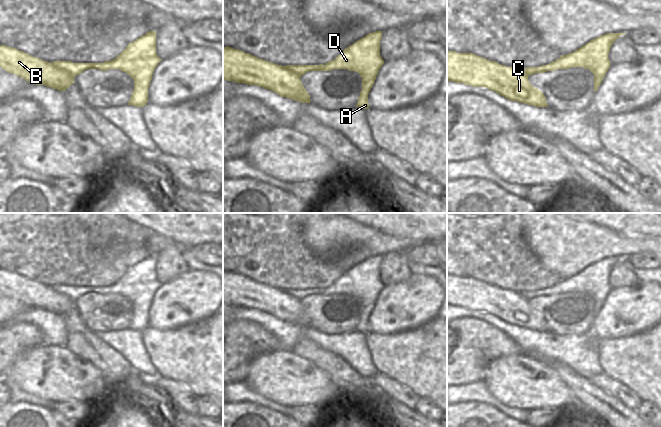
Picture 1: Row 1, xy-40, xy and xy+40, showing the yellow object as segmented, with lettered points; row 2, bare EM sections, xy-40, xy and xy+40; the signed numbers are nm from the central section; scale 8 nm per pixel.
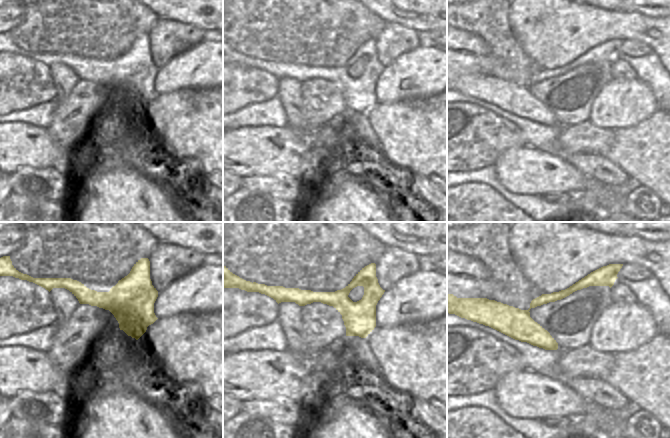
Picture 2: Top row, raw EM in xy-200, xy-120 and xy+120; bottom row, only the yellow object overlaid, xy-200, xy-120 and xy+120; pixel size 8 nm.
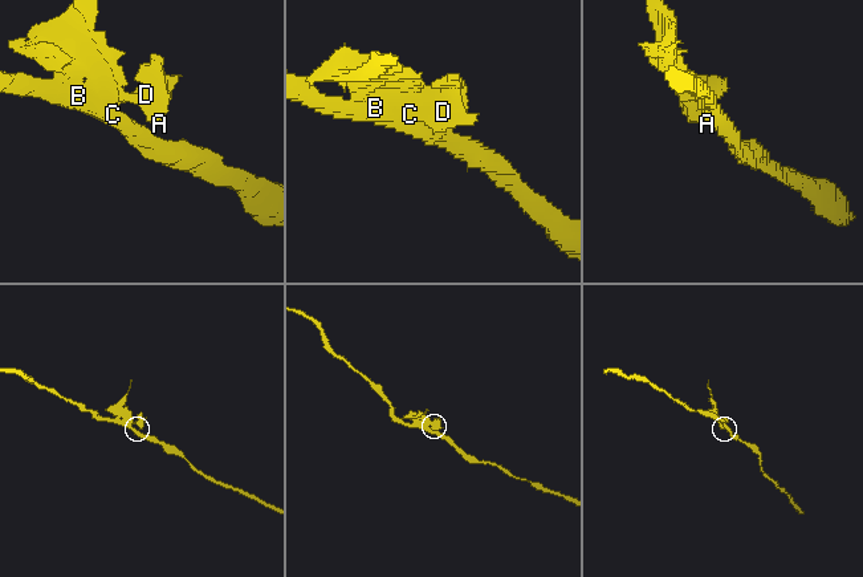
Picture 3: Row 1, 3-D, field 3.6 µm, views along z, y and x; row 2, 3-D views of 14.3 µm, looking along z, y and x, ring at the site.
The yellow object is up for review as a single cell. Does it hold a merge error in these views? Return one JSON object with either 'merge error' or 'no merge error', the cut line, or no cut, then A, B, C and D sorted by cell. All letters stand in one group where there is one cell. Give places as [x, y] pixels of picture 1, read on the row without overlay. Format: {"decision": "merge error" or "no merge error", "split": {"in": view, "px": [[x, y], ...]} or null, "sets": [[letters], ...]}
{"decision": "merge error", "split": {"in": "xy-40", "px": [[51, 287], [74, 300]]}, "sets": [["A", "D"], ["B", "C"]]}

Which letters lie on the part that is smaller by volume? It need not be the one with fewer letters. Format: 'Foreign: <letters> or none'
Foreign: A, D

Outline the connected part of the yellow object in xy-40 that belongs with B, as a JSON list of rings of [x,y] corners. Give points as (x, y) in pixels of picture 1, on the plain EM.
[[[0,269],[0,291],[29,307],[45,309],[59,315],[65,315],[74,307],[74,300],[67,295],[5,269]]]

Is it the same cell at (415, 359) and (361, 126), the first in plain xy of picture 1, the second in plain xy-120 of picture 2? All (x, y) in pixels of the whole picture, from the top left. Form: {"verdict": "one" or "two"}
{"verdict": "two"}

